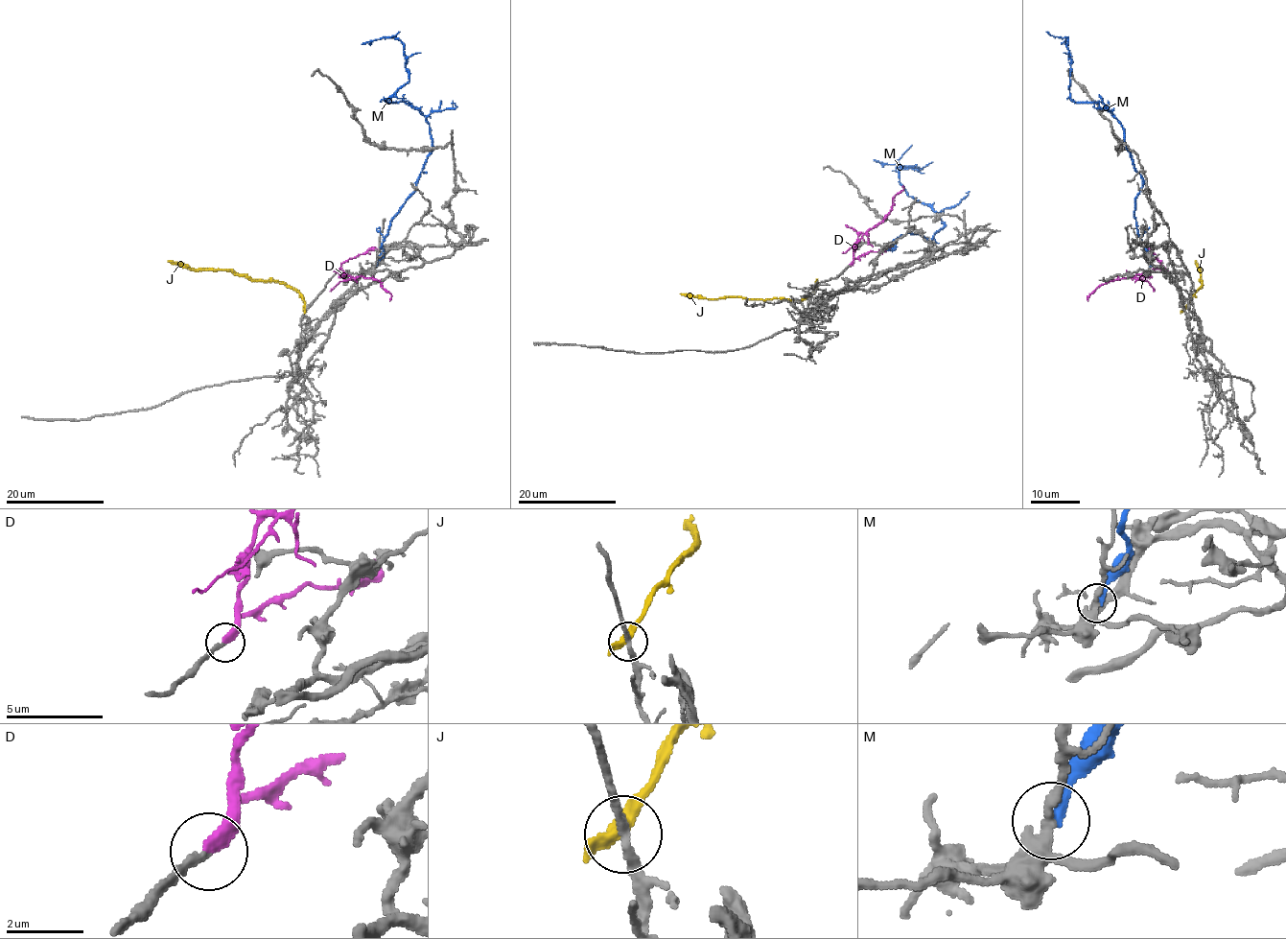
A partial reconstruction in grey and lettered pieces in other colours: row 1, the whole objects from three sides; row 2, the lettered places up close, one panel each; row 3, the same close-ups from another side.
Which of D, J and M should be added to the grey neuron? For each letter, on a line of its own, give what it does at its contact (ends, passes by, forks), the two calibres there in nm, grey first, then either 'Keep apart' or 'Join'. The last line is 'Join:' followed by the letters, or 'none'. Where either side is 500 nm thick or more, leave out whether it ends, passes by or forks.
D: It ends there. Thickness 190 nm (grey) against 400 nm. Join
J: It ends there. Thickness 240 nm (grey) against 480 nm. Keep apart
M: It ends there. Thickness 240 nm (grey) against 280 nm. Keep apart
Join: D

